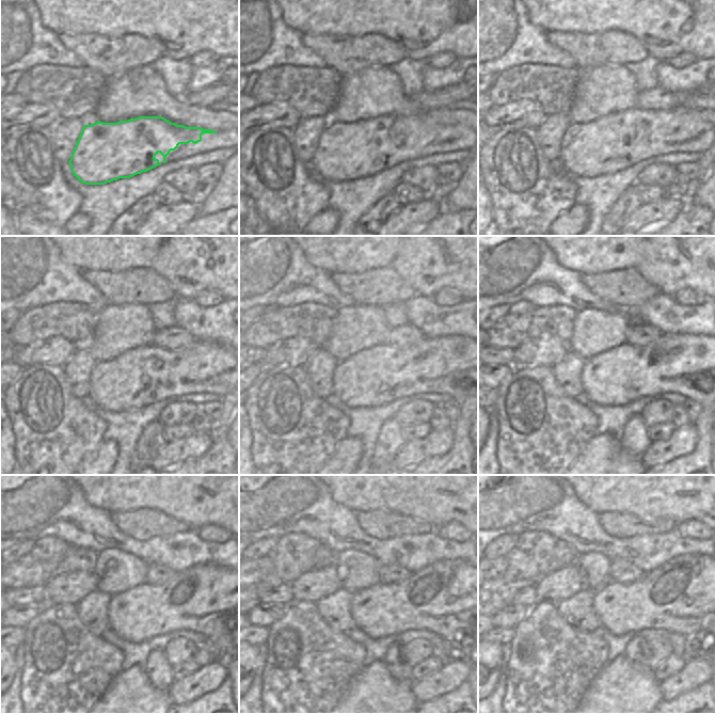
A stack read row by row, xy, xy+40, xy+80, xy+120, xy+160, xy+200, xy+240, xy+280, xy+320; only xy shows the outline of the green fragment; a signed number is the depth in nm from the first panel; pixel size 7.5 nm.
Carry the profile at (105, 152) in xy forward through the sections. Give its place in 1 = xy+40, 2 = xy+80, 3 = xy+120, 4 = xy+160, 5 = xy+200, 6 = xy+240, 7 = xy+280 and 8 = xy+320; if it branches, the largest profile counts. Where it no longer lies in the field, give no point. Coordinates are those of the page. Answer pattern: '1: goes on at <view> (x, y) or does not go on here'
1: goes on at xy+40 (346, 151)
2: goes on at xy+80 (588, 149)
3: goes on at xy+120 (126, 382)
4: goes on at xy+160 (374, 377)
5: goes on at xy+200 (613, 378)
6: goes on at xy+240 (142, 613)
7: goes on at xy+280 (444, 588)
8: goes on at xy+320 (692, 584)

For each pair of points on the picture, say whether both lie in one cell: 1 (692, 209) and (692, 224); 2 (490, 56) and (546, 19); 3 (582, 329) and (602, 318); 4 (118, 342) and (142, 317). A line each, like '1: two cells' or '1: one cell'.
1: one cell
2: two cells
3: one cell
4: one cell

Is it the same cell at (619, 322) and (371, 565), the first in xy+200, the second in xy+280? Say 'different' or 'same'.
same

